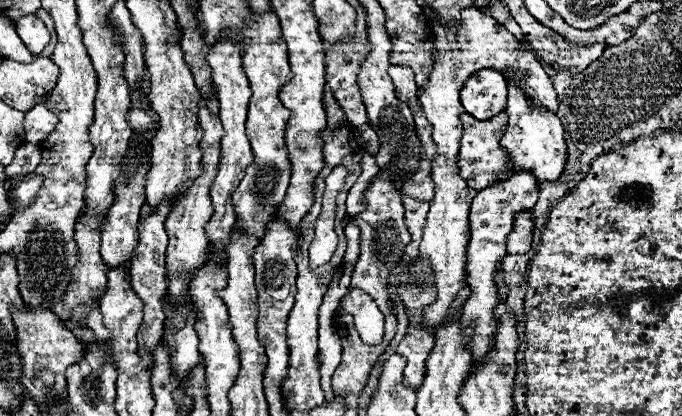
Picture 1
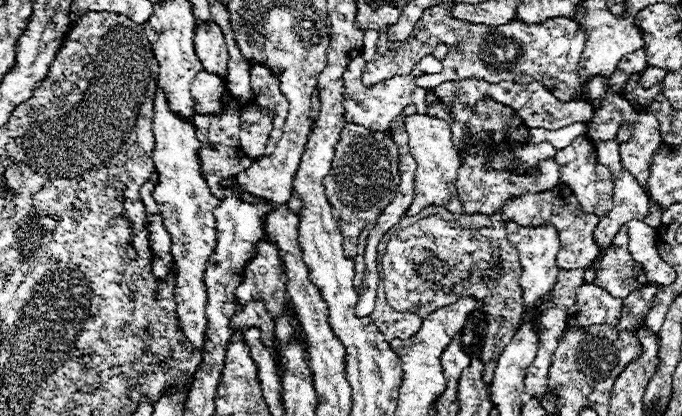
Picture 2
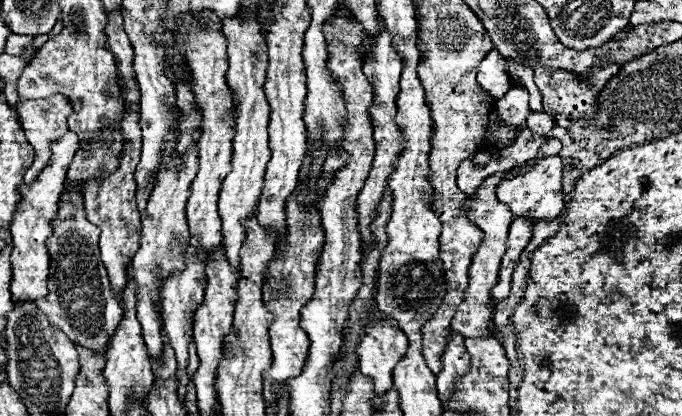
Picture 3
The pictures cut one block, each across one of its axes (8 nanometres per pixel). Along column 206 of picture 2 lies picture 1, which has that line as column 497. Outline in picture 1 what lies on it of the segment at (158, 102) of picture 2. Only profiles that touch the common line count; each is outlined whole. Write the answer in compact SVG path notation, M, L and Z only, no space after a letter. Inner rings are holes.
M514 170L508 180L502 184L480 190L470 208L470 242L468 242L468 284L472 286L472 296L464 306L462 324L468 326L474 322L474 336L470 342L470 352L474 358L482 358L490 350L490 340L498 326L498 318L494 316L494 308L498 304L496 286L492 282L496 264L506 256L506 236L512 232L514 214L520 210L534 208L538 200L538 184L528 172Z

